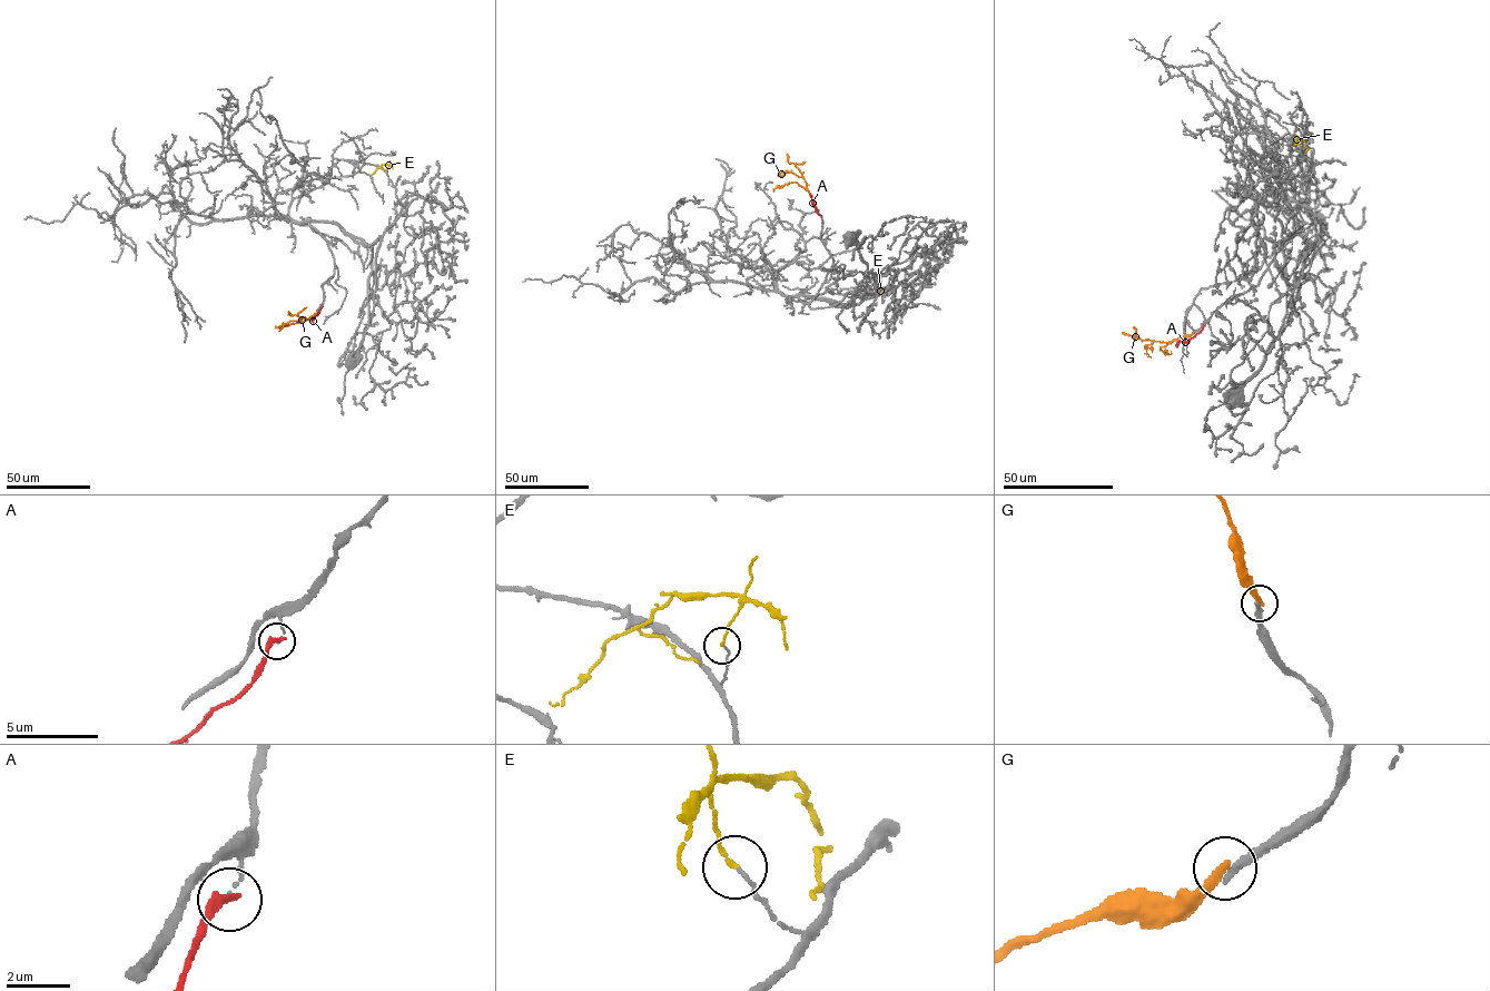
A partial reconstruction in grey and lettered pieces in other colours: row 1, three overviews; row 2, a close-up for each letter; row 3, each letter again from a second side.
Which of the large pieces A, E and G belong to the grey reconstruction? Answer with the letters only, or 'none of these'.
none of these

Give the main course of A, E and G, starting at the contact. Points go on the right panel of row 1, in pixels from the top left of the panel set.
A: (1204, 325), (1187, 341), (1180, 340), (1176, 346)
E: (1298, 145), (1296, 139), (1302, 138), (1308, 149), (1304, 151)
G: (1193, 333), (1167, 342), (1142, 340), (1122, 333)

